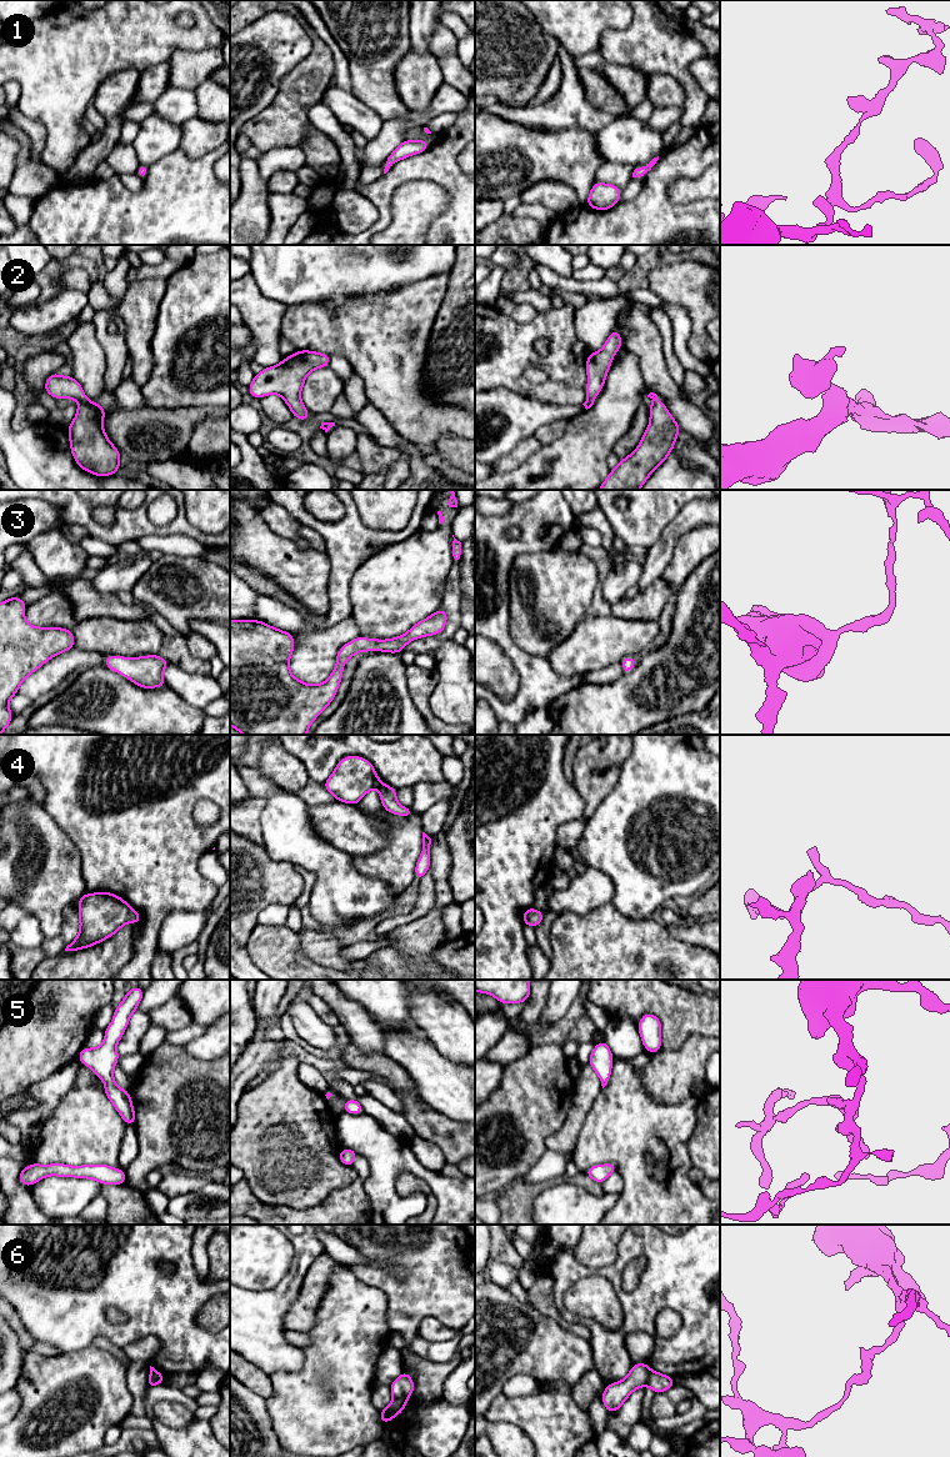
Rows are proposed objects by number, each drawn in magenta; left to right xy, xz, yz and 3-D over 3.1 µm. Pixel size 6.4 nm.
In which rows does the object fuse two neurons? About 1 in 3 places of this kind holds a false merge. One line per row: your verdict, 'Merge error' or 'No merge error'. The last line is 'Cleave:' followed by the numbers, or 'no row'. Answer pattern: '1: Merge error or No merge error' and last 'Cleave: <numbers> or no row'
1: No merge error
2: No merge error
3: No merge error
4: Merge error
5: No merge error
6: Merge error
Cleave: 4, 6

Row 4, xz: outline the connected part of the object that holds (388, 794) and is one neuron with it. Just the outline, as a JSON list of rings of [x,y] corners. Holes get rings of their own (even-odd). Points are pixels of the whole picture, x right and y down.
[[[381,783],[379,786],[379,792],[382,807],[388,812],[404,817],[409,817],[414,813],[412,808],[404,807],[396,801],[396,790],[394,787]]]

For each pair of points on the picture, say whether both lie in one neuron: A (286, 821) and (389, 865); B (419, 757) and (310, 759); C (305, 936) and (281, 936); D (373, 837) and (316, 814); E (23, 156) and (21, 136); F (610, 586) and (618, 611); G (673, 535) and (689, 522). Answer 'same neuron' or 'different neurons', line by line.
A: different neurons
B: same neuron
C: different neurons
D: same neuron
E: same neuron
F: different neurons
G: same neuron

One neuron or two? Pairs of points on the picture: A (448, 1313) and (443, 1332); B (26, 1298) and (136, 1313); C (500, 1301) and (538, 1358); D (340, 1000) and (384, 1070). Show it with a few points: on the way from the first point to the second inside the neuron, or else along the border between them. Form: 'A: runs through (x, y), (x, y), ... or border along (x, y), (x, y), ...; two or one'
A: border along (416, 1327), (424, 1318), (436, 1317), (460, 1330); two
B: runs through (54, 1298), (109, 1298); one
C: runs through (504, 1315), (529, 1345); one
D: border along (349, 1039), (363, 1052), (381, 1052), (384, 1055); two

